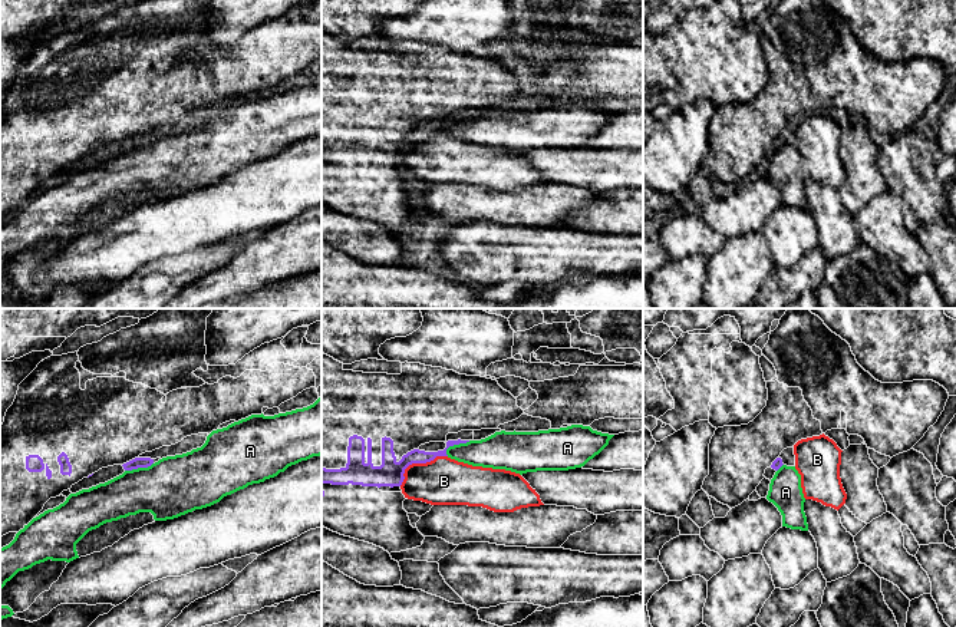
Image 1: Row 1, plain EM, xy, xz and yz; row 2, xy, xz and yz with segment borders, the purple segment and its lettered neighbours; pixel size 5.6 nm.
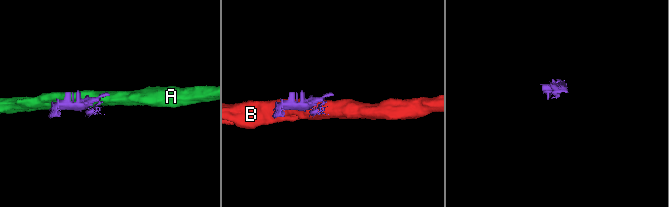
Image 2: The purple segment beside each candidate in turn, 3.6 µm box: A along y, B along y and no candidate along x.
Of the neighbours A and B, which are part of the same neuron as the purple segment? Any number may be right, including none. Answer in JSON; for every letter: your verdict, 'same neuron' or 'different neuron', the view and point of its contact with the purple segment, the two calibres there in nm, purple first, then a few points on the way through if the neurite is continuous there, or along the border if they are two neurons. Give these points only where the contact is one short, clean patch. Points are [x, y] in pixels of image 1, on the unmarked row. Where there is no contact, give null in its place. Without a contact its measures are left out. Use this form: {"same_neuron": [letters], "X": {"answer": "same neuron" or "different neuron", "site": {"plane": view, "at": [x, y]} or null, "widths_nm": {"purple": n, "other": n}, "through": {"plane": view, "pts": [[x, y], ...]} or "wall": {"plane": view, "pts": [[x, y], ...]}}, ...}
{"same_neuron": [], "A": {"answer": "different neuron", "site": {"plane": "xz", "at": [455, 122]}, "widths_nm": {"purple": 80, "other": 200}, "wall": {"plane": "xz", "pts": [[470, 119], [451, 124], [445, 132]]}}, "B": {"answer": "different neuron", "site": {"plane": "xz", "at": [418, 141]}, "widths_nm": {"purple": 140, "other": 260}}}

